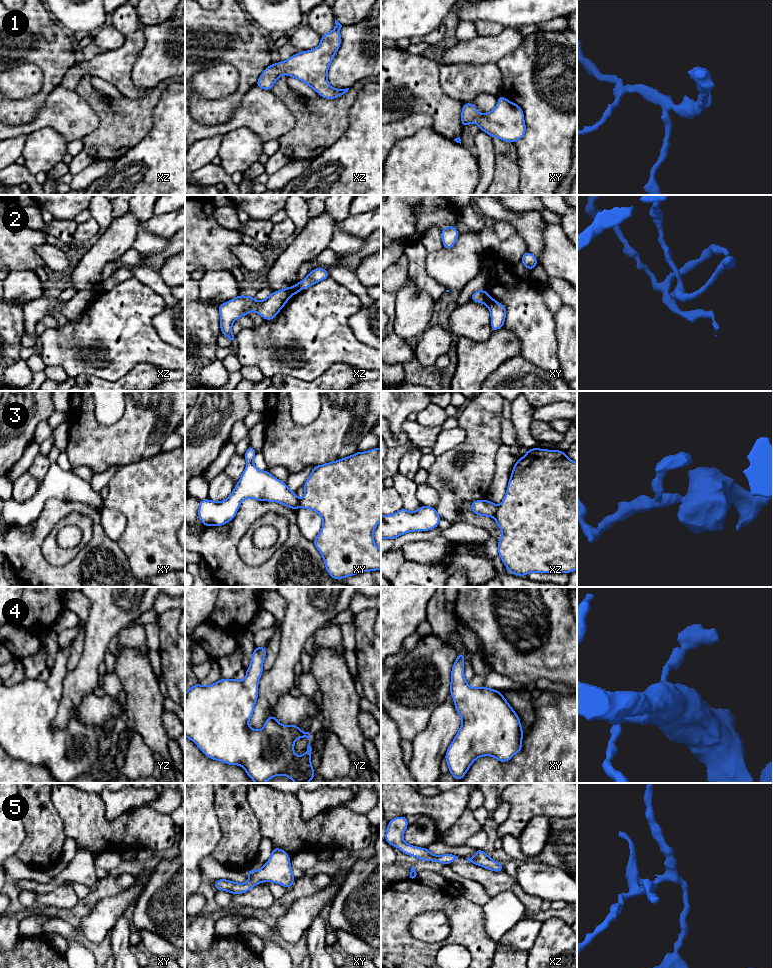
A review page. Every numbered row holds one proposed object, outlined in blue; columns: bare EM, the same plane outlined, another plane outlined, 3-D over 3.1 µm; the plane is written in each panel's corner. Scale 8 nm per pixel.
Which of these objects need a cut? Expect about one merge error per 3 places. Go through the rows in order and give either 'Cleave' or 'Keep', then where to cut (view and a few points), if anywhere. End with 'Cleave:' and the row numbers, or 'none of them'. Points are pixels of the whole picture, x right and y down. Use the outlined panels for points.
1: Keep. No split
2: Cleave. Split along xz (291, 287), (293, 293)
3: Cleave. Split along xz (498, 506), (493, 516)
4: Keep. No split
5: Keep. No split
Cleave: 2, 3

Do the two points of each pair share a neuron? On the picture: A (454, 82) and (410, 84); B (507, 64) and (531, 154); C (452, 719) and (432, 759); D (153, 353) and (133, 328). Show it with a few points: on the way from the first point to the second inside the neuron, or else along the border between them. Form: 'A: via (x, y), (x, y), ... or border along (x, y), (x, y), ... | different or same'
A: border along (440, 64), (439, 84), (447, 94), (456, 100) | different
B: via (529, 86), (534, 93), (534, 132) | same
C: via (442, 729), (432, 743), (432, 749) | same
D: via (148, 347), (135, 334) | same

